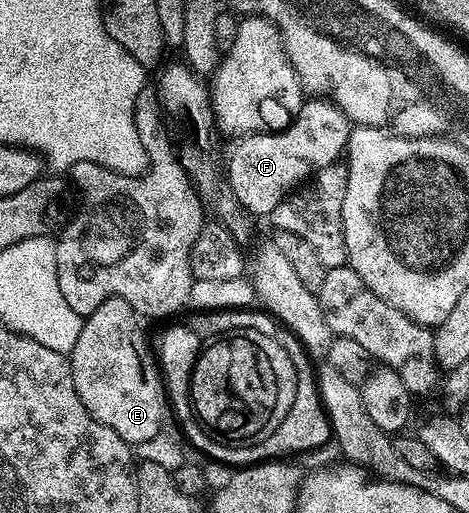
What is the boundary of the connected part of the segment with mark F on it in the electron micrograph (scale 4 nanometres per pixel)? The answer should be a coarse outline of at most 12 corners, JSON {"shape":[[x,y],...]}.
{"shape":[[304,99],[288,128],[248,134],[225,160],[237,202],[270,217],[346,151],[351,123]]}

